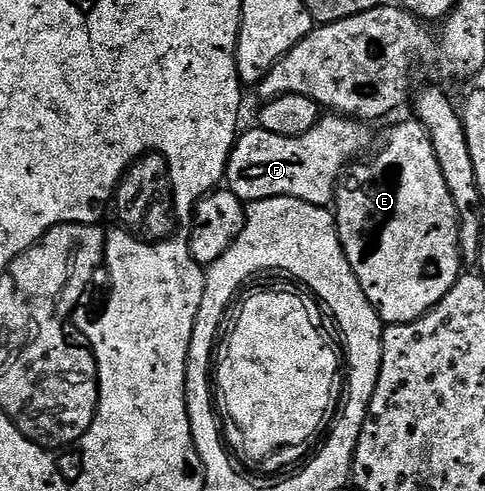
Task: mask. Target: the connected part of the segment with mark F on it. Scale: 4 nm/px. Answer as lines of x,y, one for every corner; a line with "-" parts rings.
334,112
324,113
305,136
273,136
273,132
252,128
248,134
240,133
231,150
226,185
244,204
266,198
296,198
314,206
330,207
339,179
353,160
372,149
371,134
366,129
370,130
362,121

